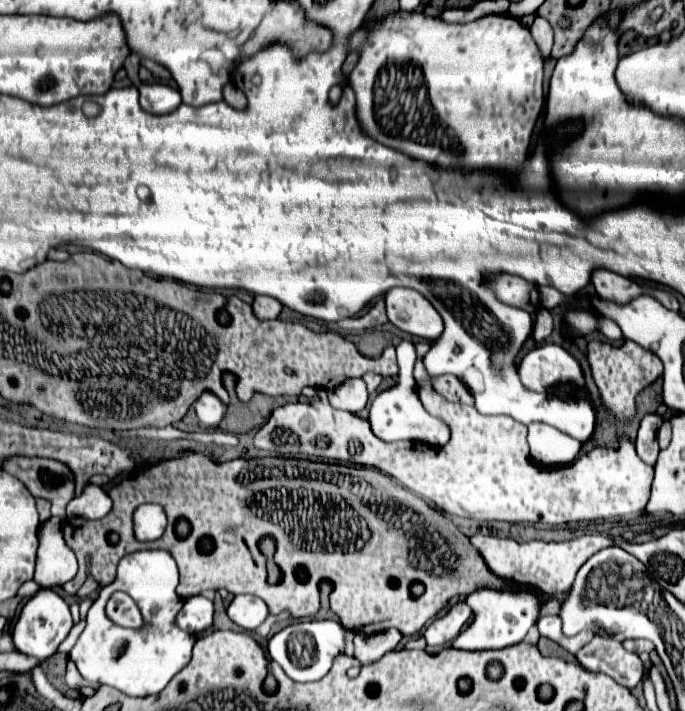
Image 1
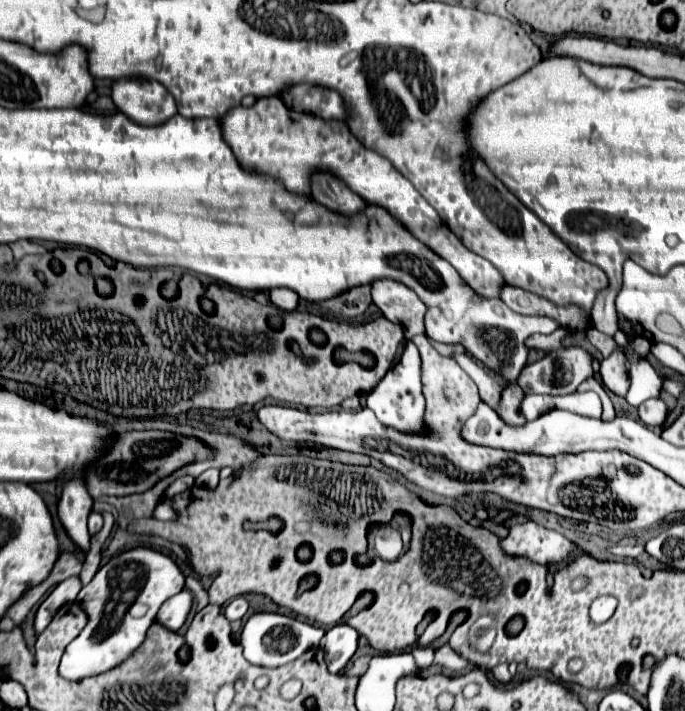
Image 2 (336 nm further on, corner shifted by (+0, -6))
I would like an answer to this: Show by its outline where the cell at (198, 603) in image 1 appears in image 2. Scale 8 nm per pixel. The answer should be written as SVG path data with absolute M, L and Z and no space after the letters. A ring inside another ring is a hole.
M183 589L175 597L167 599L167 603L163 603L163 607L159 607L157 623L161 623L163 627L167 627L171 631L177 631L185 623L191 605L193 605L193 595L187 589Z

